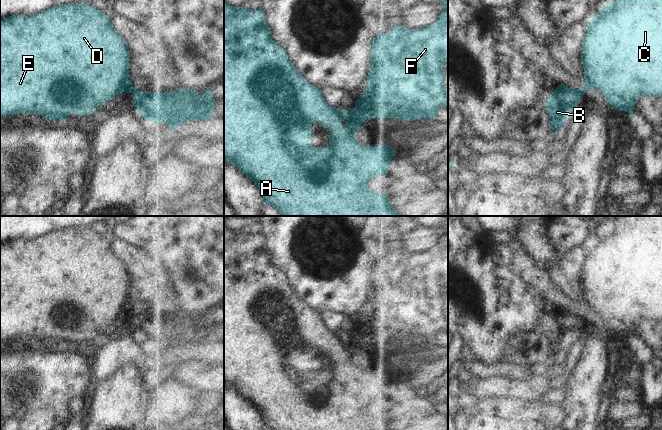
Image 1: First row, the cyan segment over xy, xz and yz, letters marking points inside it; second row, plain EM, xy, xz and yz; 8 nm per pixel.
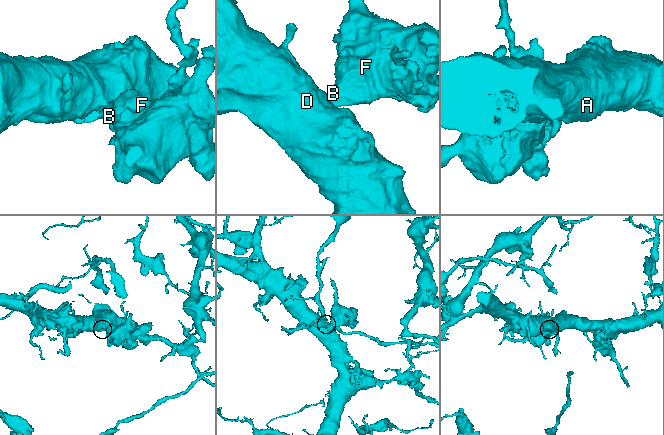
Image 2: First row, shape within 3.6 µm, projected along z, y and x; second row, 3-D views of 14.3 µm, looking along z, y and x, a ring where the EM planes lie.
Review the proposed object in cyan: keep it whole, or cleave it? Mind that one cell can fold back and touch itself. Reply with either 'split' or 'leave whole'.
split

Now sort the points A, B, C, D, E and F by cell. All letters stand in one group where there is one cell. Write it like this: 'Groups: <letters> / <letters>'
Groups: A C D E / B F.

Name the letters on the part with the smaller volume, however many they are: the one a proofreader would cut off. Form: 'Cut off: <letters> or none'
Cut off: B, F.

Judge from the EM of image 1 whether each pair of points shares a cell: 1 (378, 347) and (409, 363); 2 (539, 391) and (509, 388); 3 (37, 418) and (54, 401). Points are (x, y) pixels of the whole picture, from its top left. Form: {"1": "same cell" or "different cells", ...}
{"1": "same cell", "2": "same cell", "3": "different cells"}

